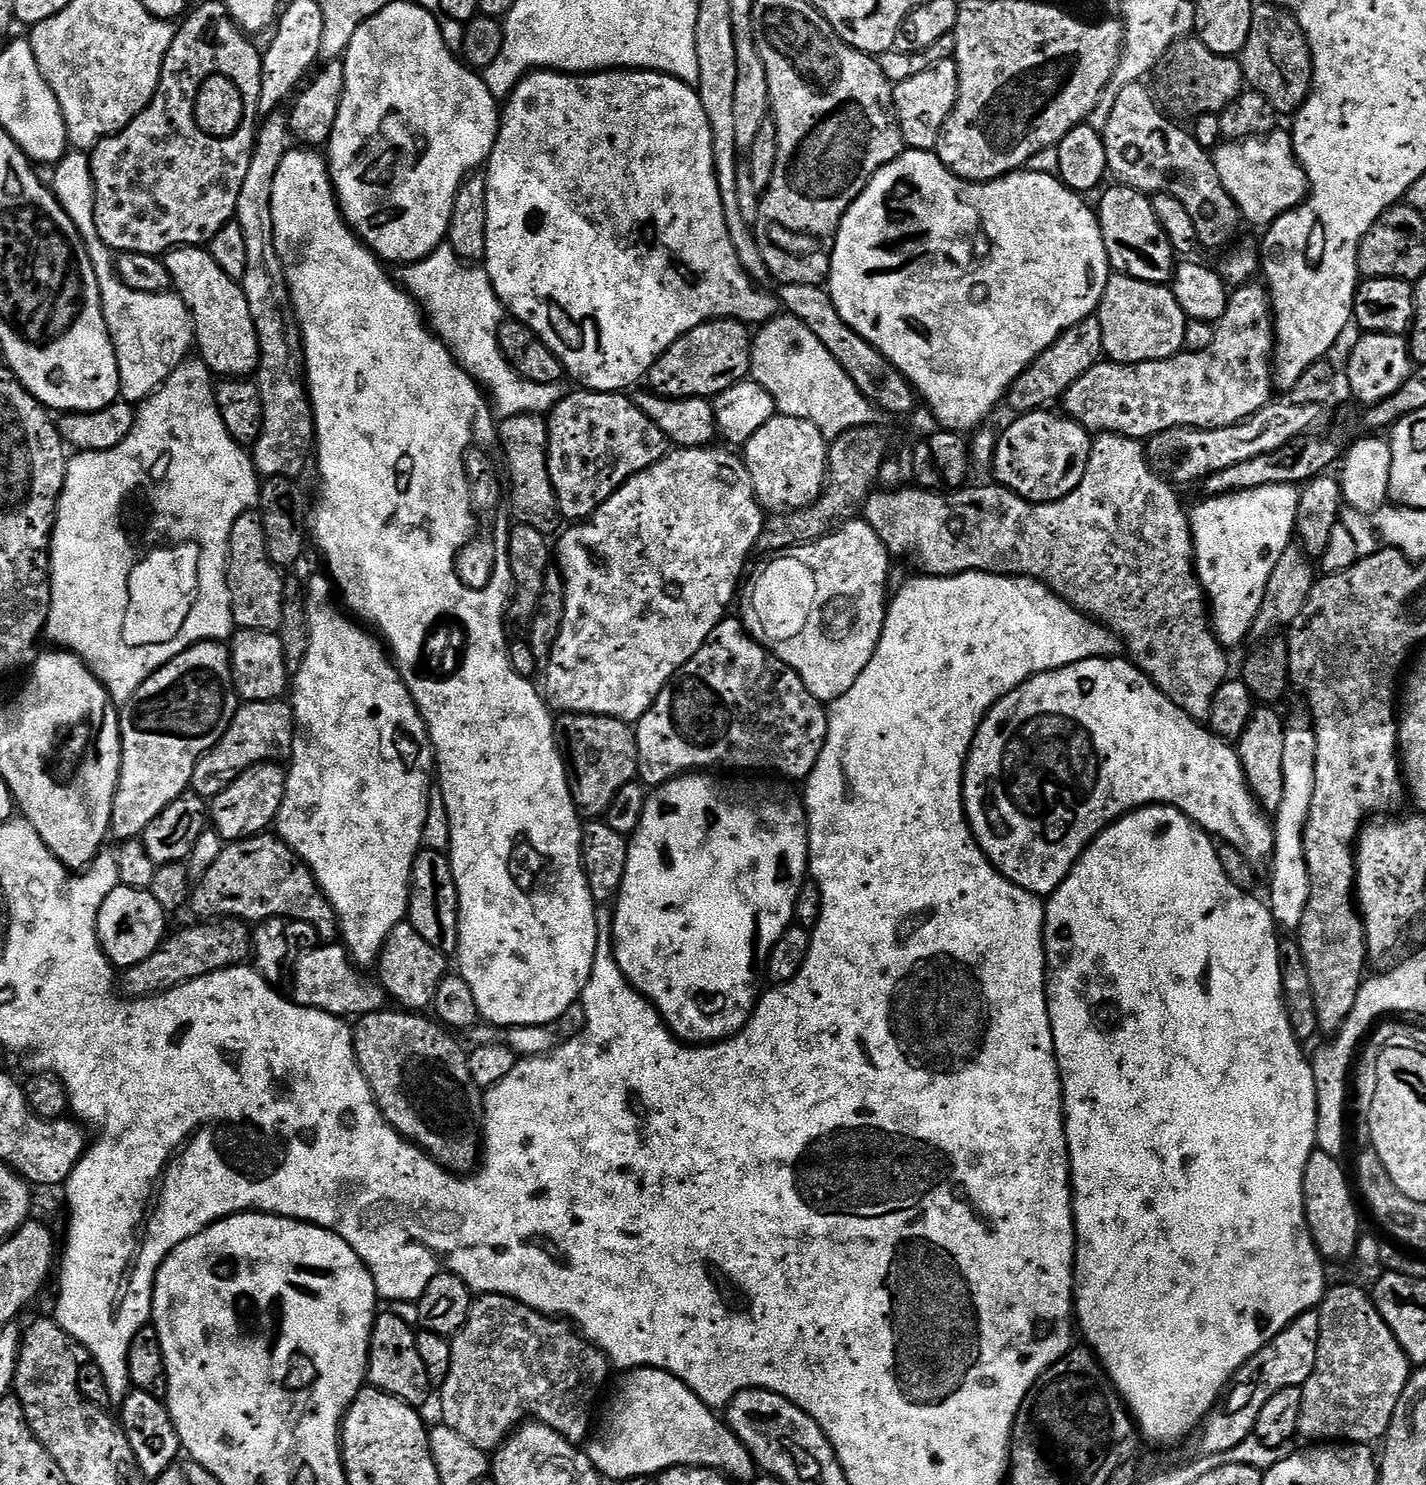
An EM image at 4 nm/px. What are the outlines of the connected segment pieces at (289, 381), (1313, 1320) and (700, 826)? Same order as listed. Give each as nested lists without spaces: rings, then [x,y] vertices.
[[[277,110],[271,116],[263,117],[234,217],[234,223],[242,226],[242,234],[246,237],[246,274],[242,287],[246,302],[250,302],[250,314],[260,343],[260,366],[254,373],[254,383],[262,394],[262,434],[258,434],[256,443],[251,445],[250,455],[252,465],[264,478],[300,478],[304,467],[307,464],[309,467],[316,439],[312,403],[308,400],[304,375],[304,343],[300,340],[300,326],[292,311],[284,267],[274,246],[274,174],[278,174],[278,166],[282,166],[282,158],[293,144],[294,137],[283,111]]]
[[[1319,1311],[1304,1312],[1289,1322],[1265,1348],[1258,1350],[1258,1354],[1254,1354],[1241,1366],[1238,1379],[1221,1395],[1198,1429],[1199,1451],[1203,1455],[1213,1456],[1215,1452],[1234,1450],[1234,1446],[1255,1433],[1262,1406],[1266,1406],[1266,1402],[1270,1402],[1270,1398],[1274,1398],[1278,1390],[1300,1388],[1308,1381],[1314,1370],[1314,1358],[1318,1350],[1319,1321]]]
[[[693,770],[649,791],[642,822],[628,840],[626,874],[622,878],[620,895],[614,901],[612,918],[612,952],[622,974],[659,1010],[665,1024],[672,1029],[672,1035],[689,1046],[727,1040],[746,1027],[758,999],[756,971],[765,967],[774,942],[778,942],[793,923],[800,887],[809,875],[808,813],[804,811],[803,799],[780,784],[767,784],[764,780],[740,780],[735,784],[732,780],[715,780],[712,776],[715,775]]]

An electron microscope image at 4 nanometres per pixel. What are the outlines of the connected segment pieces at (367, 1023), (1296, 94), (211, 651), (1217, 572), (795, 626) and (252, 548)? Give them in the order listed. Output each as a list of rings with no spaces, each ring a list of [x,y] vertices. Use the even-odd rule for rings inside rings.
[[[381,1010],[379,1012],[367,1012],[366,1015],[359,1017],[355,1021],[354,1031],[352,1033],[352,1041],[354,1042],[354,1050],[356,1051],[356,1061],[362,1070],[362,1074],[366,1078],[366,1082],[370,1086],[372,1096],[376,1100],[376,1104],[380,1107],[380,1113],[386,1118],[386,1122],[401,1136],[405,1136],[411,1140],[418,1148],[423,1148],[424,1153],[435,1164],[441,1164],[447,1172],[453,1174],[468,1174],[477,1167],[478,1161],[482,1156],[482,1133],[484,1130],[484,1098],[482,1090],[472,1081],[470,1074],[470,1066],[468,1065],[468,1052],[463,1048],[457,1037],[453,1035],[449,1029],[441,1026],[435,1019],[429,1018],[427,1015],[417,1014],[412,1010],[395,1010],[396,1012],[388,1012],[389,1010]]]
[[[1275,2],[1257,3],[1252,9],[1250,38],[1246,38],[1246,46],[1240,52],[1238,59],[1247,87],[1267,98],[1267,101],[1274,106],[1277,115],[1292,116],[1300,111],[1301,106],[1308,99],[1309,90],[1312,89],[1312,51],[1302,26],[1288,9],[1279,8]]]
[[[204,640],[200,644],[195,644],[193,648],[187,648],[182,654],[178,654],[169,664],[164,664],[154,674],[150,674],[150,678],[146,678],[146,682],[142,682],[142,686],[138,686],[138,690],[127,700],[119,709],[120,714],[120,777],[118,778],[118,786],[114,794],[114,806],[112,807],[112,817],[110,818],[110,832],[117,841],[134,840],[143,837],[146,826],[150,826],[150,822],[154,822],[154,818],[158,818],[158,814],[162,814],[162,810],[166,810],[166,806],[170,806],[170,802],[174,802],[174,798],[178,798],[183,792],[189,791],[192,783],[192,775],[194,774],[194,766],[198,766],[198,762],[206,753],[216,745],[222,738],[222,734],[226,734],[226,730],[230,726],[230,722],[234,718],[234,714],[241,706],[241,699],[236,694],[234,686],[234,678],[232,677],[232,653],[223,643],[215,640]]]
[[[1271,484],[1270,486],[1258,486],[1257,488],[1247,488],[1241,492],[1228,492],[1224,496],[1208,496],[1205,504],[1200,504],[1190,512],[1192,521],[1192,554],[1196,565],[1196,577],[1204,587],[1204,594],[1207,603],[1210,605],[1210,624],[1214,629],[1216,637],[1225,649],[1232,650],[1235,644],[1240,644],[1245,639],[1249,639],[1252,631],[1254,618],[1258,618],[1258,606],[1262,606],[1262,594],[1266,594],[1266,582],[1270,582],[1270,574],[1274,574],[1274,566],[1278,566],[1278,558],[1293,543],[1296,531],[1296,515],[1298,514],[1298,502],[1300,501],[1300,488],[1295,484]]]
[[[863,518],[848,521],[841,528],[823,536],[821,540],[813,540],[811,544],[801,544],[795,548],[787,549],[787,551],[788,640],[778,640],[778,642],[788,642],[788,661],[786,661],[786,666],[790,666],[800,675],[806,690],[810,690],[810,694],[814,694],[814,698],[818,698],[822,702],[831,702],[842,698],[842,694],[846,694],[846,690],[850,690],[850,686],[854,686],[854,682],[858,682],[858,674],[862,674],[862,670],[866,670],[870,658],[874,658],[874,650],[878,646],[880,635],[882,634],[884,615],[888,612],[890,603],[890,588],[888,592],[888,560],[890,561],[890,553],[882,542],[882,538],[878,538],[878,534],[874,534],[872,527]]]
[[[255,511],[242,513],[228,539],[228,589],[232,595],[232,622],[237,629],[279,633],[285,577],[266,550],[264,524]]]

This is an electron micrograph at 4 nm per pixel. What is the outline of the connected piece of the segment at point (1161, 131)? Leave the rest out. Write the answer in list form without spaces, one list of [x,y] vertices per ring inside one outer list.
[[[1143,83],[1126,86],[1110,110],[1110,122],[1106,122],[1102,133],[1109,173],[1116,175],[1121,185],[1145,194],[1161,192],[1178,198],[1190,218],[1194,218],[1198,238],[1205,249],[1231,245],[1237,239],[1242,217],[1234,198],[1226,194],[1222,178],[1218,178],[1209,149],[1204,149],[1186,129],[1167,120],[1157,97],[1144,87]]]

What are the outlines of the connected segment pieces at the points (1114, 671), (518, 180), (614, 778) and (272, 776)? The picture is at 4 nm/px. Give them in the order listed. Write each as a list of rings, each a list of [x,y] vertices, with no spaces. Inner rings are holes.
[[[1095,656],[1082,662],[1074,662],[1065,668],[1056,668],[1052,672],[1043,672],[1031,676],[1024,684],[1019,684],[1013,692],[1006,694],[989,712],[984,715],[980,729],[971,748],[968,749],[968,762],[964,765],[964,814],[972,835],[976,837],[978,846],[986,854],[991,864],[1002,873],[1007,880],[1014,882],[1022,890],[1033,892],[1035,896],[1047,898],[1071,874],[1072,867],[1081,856],[1108,827],[1109,824],[1127,816],[1138,808],[1146,808],[1153,804],[1167,804],[1186,814],[1198,827],[1203,828],[1209,836],[1217,841],[1236,847],[1253,866],[1267,865],[1274,854],[1273,821],[1269,813],[1260,806],[1259,800],[1248,784],[1246,774],[1242,770],[1240,756],[1229,741],[1223,740],[1199,720],[1193,720],[1176,705],[1148,675],[1136,667],[1131,659],[1105,658]]]
[[[537,70],[528,73],[518,82],[518,86],[513,90],[502,108],[500,117],[500,133],[496,139],[496,144],[492,147],[492,152],[488,156],[486,165],[486,175],[488,177],[488,189],[486,190],[486,254],[482,264],[488,269],[488,277],[498,294],[500,303],[515,319],[522,321],[531,332],[564,364],[564,371],[569,377],[573,376],[577,380],[581,389],[590,392],[618,392],[623,393],[624,388],[631,384],[636,384],[645,379],[648,371],[654,366],[654,362],[660,357],[668,347],[678,338],[682,338],[690,330],[697,328],[699,324],[706,323],[707,320],[717,318],[727,318],[729,320],[741,320],[743,324],[749,326],[763,326],[768,321],[774,319],[781,311],[782,305],[775,295],[763,292],[763,287],[757,286],[752,277],[745,272],[740,265],[738,254],[734,250],[734,242],[728,233],[726,218],[724,217],[724,207],[722,206],[722,194],[718,190],[718,178],[716,177],[716,167],[714,166],[714,142],[710,134],[710,122],[706,122],[706,110],[702,110],[700,96],[696,93],[695,87],[691,84],[683,84],[678,78],[664,76],[661,72],[642,72],[639,70],[609,70],[606,72],[589,72],[587,74],[569,74],[567,72],[554,72],[551,70]]]
[[[565,712],[557,715],[556,744],[560,747],[560,757],[564,759],[564,769],[568,772],[568,785],[572,791],[572,801],[577,812],[584,818],[603,817],[605,810],[614,802],[614,794],[622,790],[629,782],[637,779],[638,750],[636,734],[631,723],[615,720],[612,716],[595,716],[594,714],[578,714]]]
[[[269,762],[250,766],[222,794],[211,797],[210,824],[224,842],[245,840],[251,836],[267,833],[275,825],[276,815],[284,801],[286,782],[285,769],[279,763]]]

